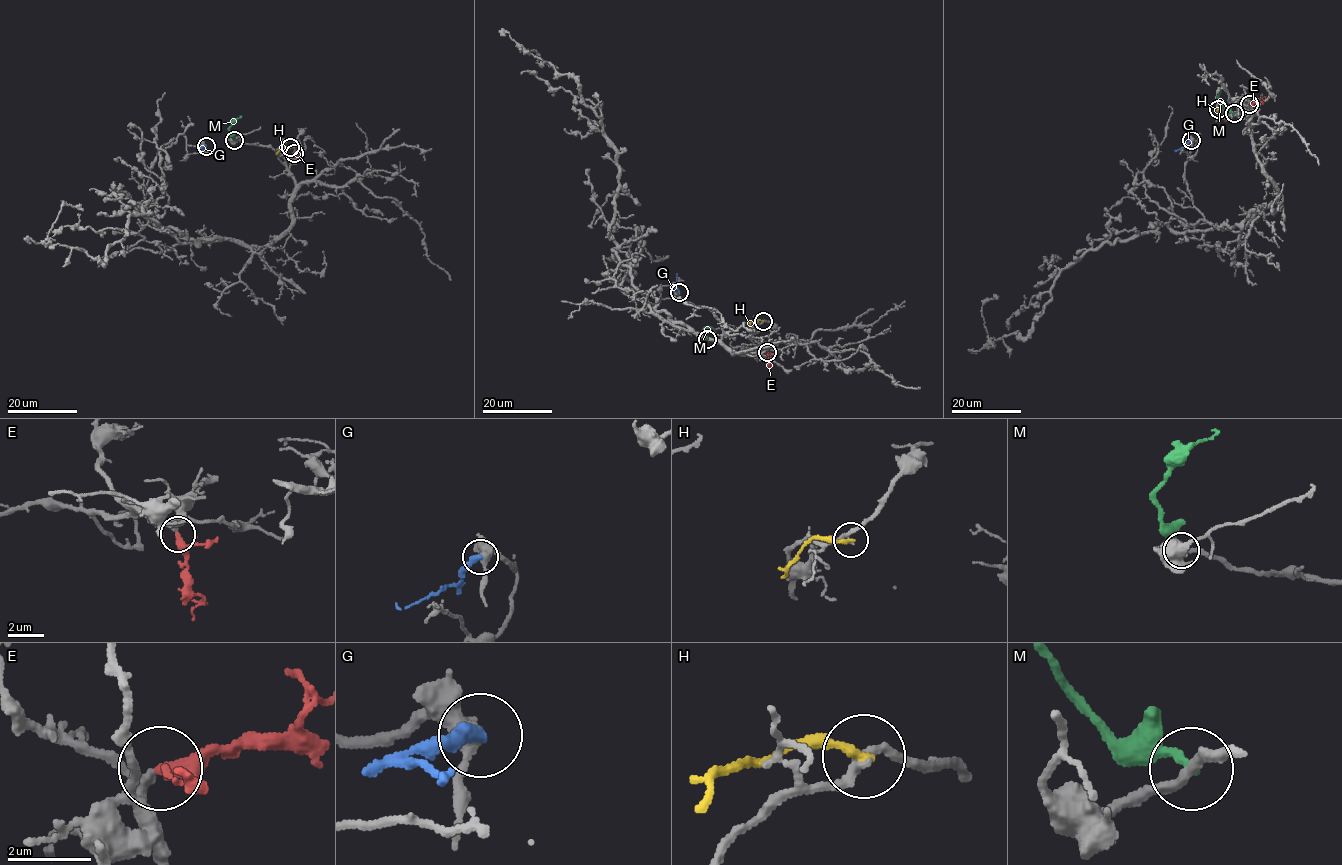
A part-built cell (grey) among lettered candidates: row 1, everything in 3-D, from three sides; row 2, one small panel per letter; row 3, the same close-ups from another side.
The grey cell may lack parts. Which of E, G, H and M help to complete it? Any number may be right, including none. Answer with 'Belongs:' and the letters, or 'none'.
Belongs: E

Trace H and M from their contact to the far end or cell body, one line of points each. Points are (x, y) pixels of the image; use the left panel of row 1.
H: (289, 148), (282, 148), (276, 155)
M: (234, 140), (229, 129), (240, 116)

